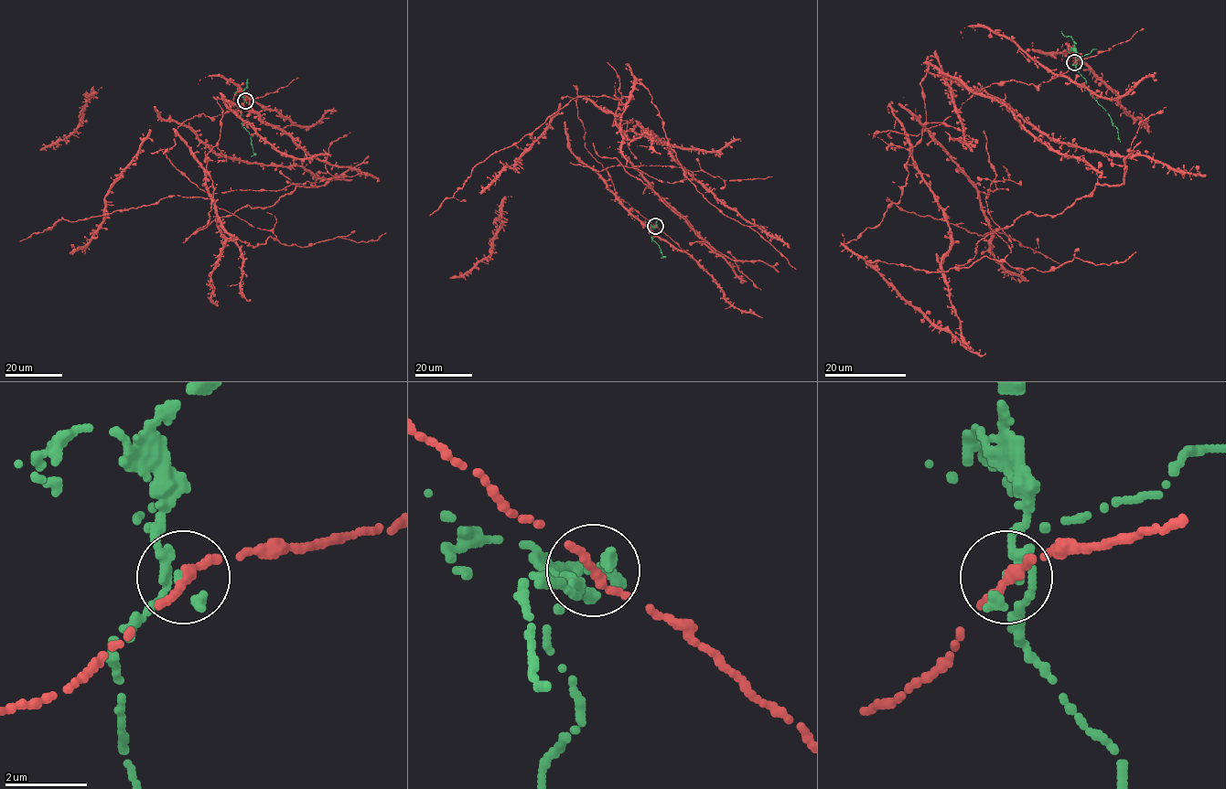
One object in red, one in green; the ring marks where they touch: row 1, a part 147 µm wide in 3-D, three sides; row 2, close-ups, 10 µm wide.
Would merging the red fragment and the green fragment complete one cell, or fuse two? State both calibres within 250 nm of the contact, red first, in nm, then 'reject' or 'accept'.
calibres 320 and 240 nm; reject

